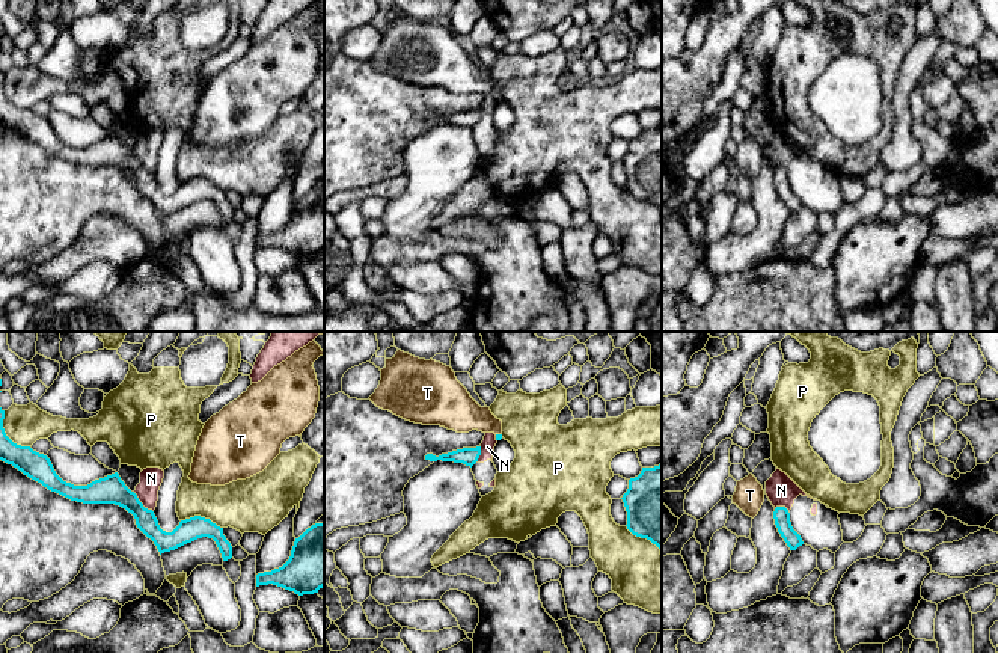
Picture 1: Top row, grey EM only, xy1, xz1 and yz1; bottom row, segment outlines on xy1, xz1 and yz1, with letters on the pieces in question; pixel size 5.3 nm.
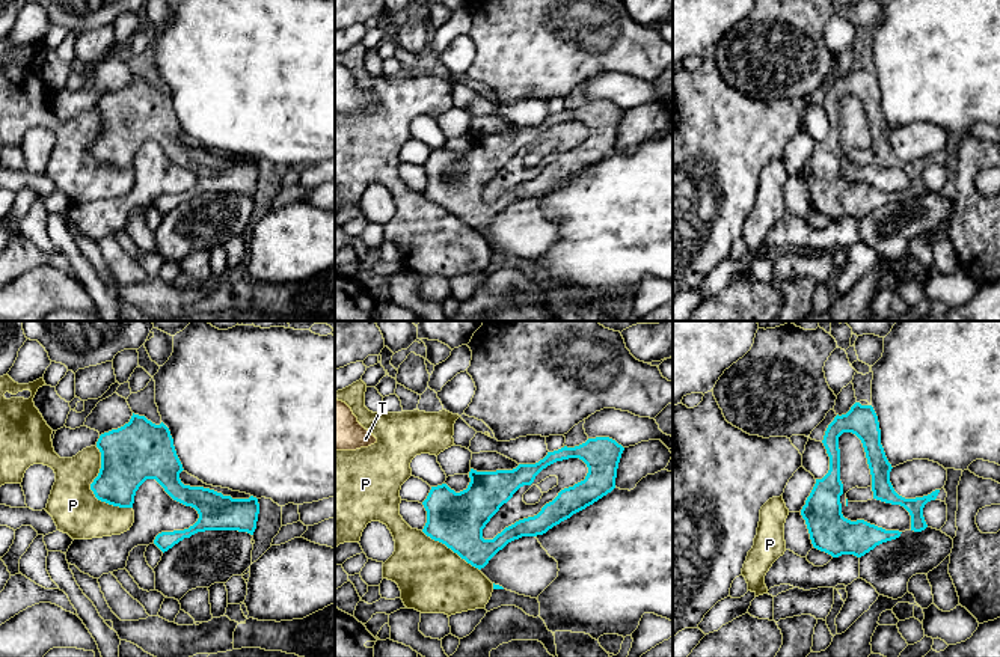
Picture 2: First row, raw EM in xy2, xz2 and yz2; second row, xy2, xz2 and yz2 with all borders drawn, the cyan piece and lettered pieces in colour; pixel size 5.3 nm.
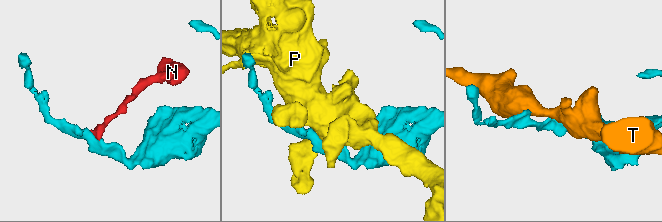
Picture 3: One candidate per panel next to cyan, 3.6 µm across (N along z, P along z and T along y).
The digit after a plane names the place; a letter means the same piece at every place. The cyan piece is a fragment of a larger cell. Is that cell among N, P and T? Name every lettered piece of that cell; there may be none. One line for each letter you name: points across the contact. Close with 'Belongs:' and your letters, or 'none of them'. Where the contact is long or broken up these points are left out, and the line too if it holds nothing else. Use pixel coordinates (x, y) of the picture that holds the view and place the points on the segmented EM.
Belongs: none of them

